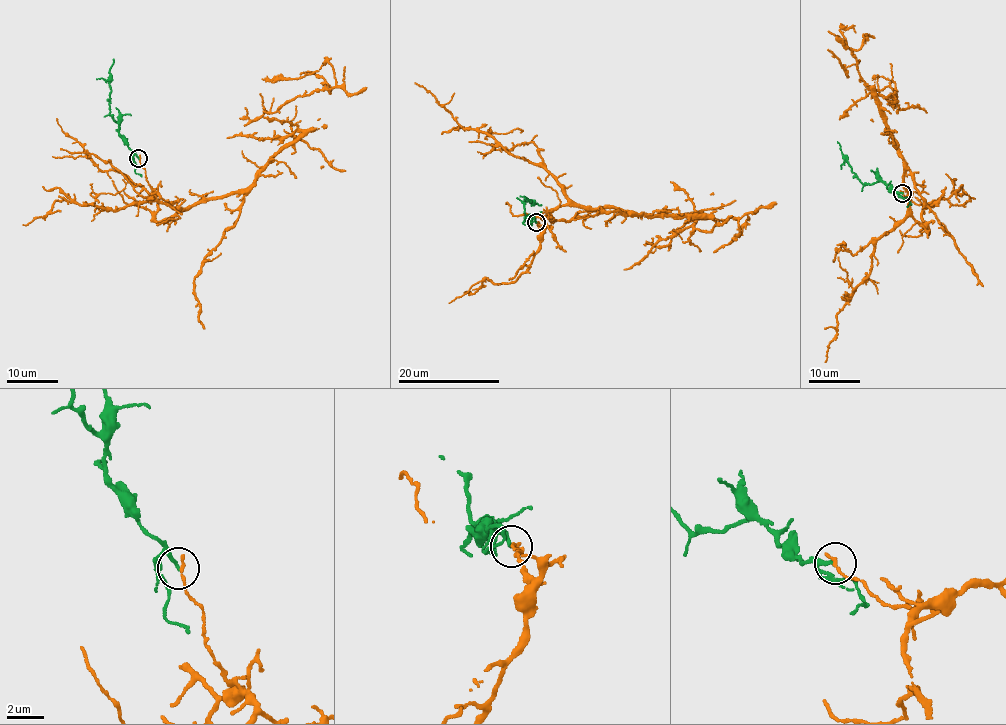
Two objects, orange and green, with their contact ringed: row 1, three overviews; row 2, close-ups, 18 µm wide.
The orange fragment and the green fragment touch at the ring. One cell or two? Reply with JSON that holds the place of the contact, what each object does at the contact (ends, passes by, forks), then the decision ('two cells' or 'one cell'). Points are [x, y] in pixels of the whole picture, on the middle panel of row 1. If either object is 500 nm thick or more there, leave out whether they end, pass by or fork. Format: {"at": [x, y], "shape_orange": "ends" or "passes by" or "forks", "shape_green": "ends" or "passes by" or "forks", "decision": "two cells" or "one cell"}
{"at": [536, 222], "shape_orange": "ends", "shape_green": "ends", "decision": "two cells"}

